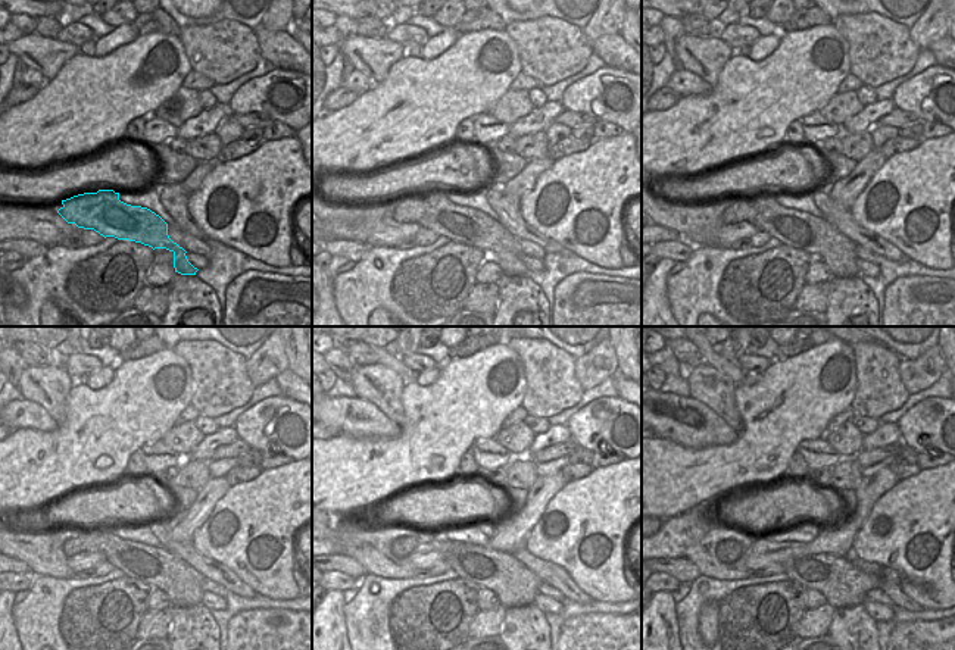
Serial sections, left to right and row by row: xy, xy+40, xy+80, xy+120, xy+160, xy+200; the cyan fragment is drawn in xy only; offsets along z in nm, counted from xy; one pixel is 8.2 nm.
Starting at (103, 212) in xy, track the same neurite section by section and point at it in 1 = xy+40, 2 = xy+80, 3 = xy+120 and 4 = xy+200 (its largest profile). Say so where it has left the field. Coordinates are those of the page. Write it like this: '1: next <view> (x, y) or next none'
1: next xy+40 (434, 211)
2: next xy+80 (795, 228)
3: next xy+120 (156, 566)
4: next xy+200 (842, 584)

